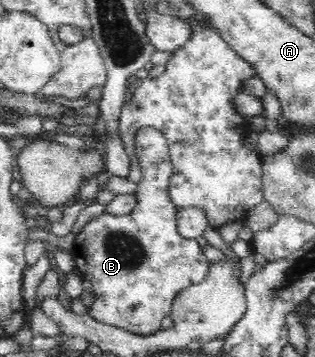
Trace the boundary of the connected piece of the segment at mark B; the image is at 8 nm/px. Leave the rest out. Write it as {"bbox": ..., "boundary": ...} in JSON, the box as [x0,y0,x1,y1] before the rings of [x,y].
{"bbox":[71,127,211,335],"boundary":[[[142,127],[135,134],[135,151],[144,178],[137,184],[137,204],[130,214],[114,216],[102,213],[91,218],[76,234],[71,253],[83,280],[89,280],[95,294],[87,313],[107,325],[116,326],[131,333],[151,335],[160,330],[163,318],[170,316],[172,304],[182,290],[206,280],[211,262],[204,256],[204,250],[196,239],[187,239],[178,231],[178,206],[170,197],[170,180],[173,175],[171,158],[168,155],[166,137],[154,127]]]}

